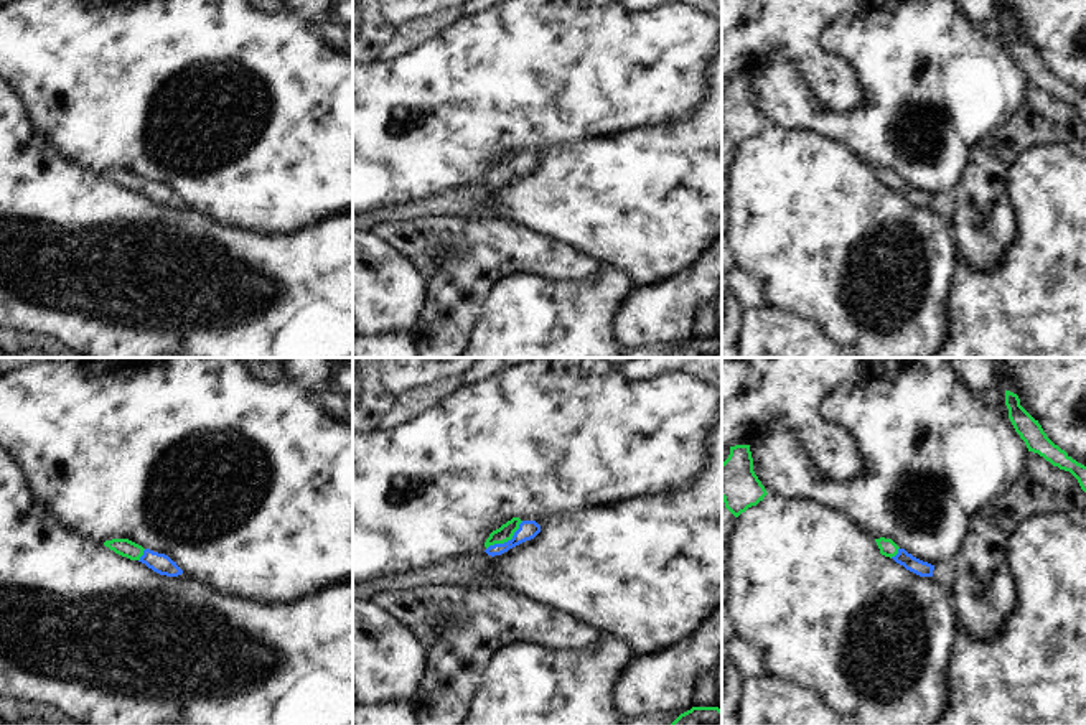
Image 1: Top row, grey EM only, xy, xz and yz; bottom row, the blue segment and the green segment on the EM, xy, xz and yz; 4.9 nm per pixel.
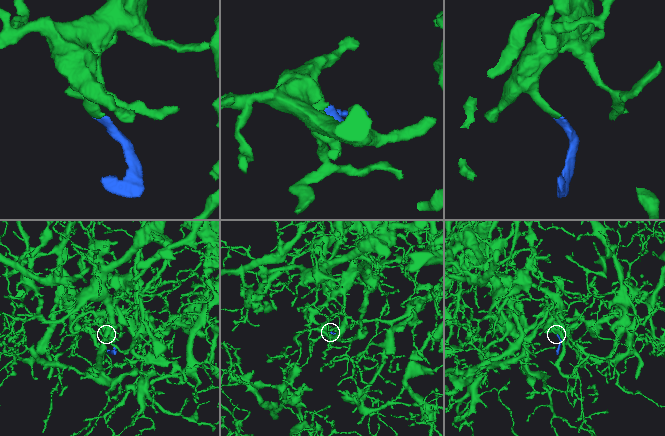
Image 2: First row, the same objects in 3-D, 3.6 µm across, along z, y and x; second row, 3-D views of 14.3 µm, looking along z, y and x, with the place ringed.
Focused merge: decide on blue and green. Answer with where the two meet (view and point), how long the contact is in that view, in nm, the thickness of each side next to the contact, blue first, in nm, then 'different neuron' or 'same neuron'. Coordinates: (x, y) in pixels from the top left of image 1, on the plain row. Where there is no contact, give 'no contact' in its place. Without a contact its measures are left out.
meets blue in xz at (508, 172); contact 240 nm long; 100 nm thick on the blue side, 80 nm on the other; same neuron

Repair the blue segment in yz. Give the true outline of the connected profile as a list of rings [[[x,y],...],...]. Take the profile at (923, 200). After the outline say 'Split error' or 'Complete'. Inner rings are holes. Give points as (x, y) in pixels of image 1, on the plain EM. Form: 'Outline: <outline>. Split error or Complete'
Outline: [[[880,168],[880,170],[875,170],[875,173],[882,186],[893,189],[906,201],[920,208],[933,208],[934,196],[913,188],[905,180],[900,180],[892,170]]]. Split error.

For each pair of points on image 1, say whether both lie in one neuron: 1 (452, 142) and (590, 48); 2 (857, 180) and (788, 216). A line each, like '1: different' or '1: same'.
1: same
2: same

